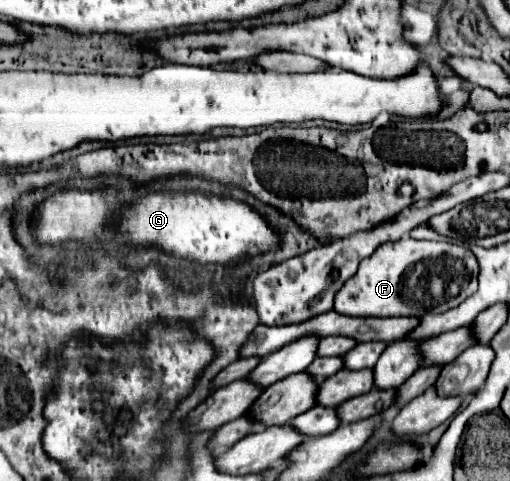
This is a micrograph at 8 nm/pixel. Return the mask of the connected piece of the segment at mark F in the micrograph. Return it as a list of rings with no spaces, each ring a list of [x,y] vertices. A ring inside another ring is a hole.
[[[428,225],[413,229],[409,238],[396,242],[386,242],[376,248],[376,252],[364,258],[358,272],[342,286],[336,294],[334,310],[346,316],[424,316],[428,312],[446,312],[462,304],[478,288],[480,266],[472,250],[452,243],[453,237],[438,234]]]

